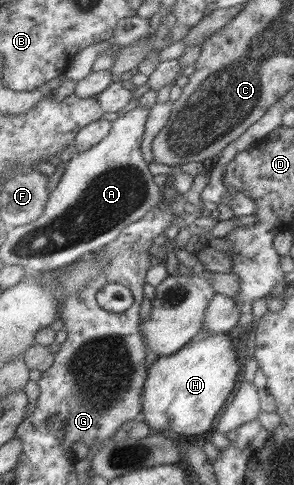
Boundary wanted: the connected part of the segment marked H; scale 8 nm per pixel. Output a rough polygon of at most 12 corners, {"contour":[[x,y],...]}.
{"contour":[[199,332],[146,370],[154,432],[207,432],[235,386],[227,332]]}

